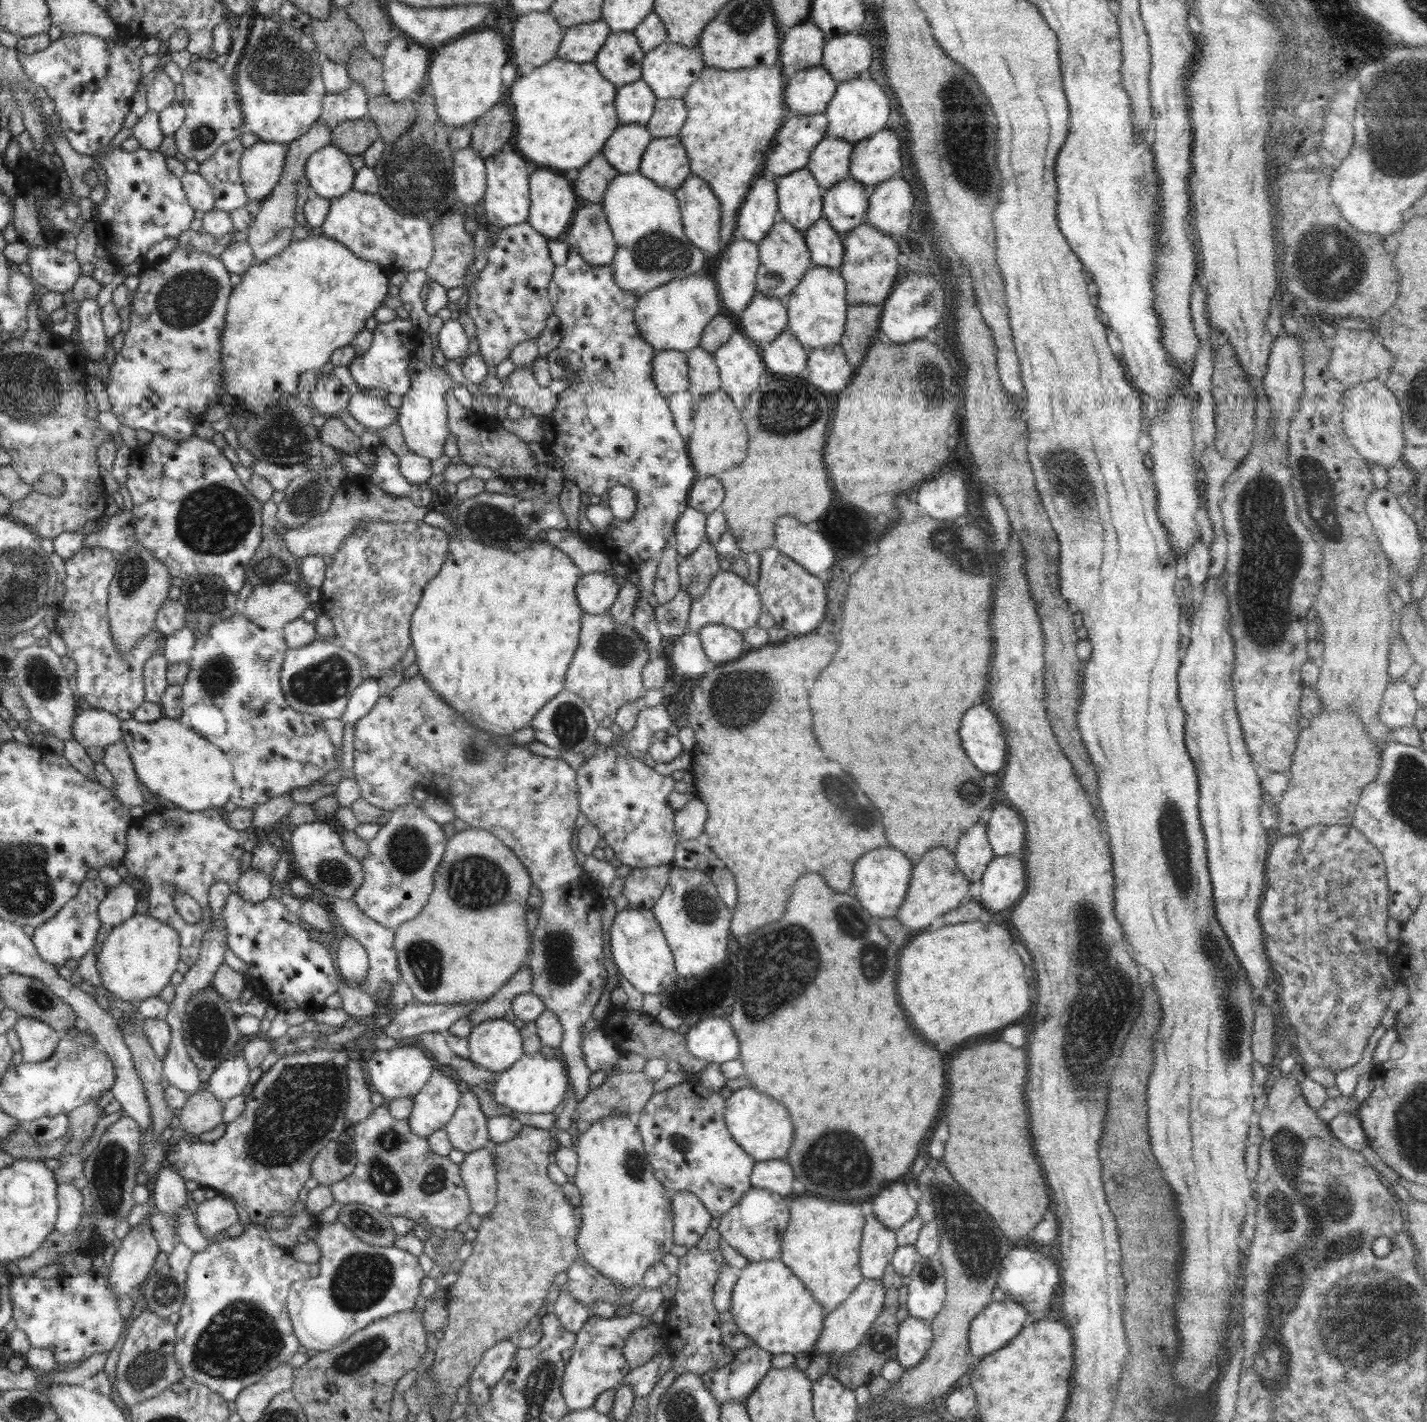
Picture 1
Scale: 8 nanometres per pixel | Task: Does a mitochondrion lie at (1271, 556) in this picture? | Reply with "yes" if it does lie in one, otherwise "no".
yes

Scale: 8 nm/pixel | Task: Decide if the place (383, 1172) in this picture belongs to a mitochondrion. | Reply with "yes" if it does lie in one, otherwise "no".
yes

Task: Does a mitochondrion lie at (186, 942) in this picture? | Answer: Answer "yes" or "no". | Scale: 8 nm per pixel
no

